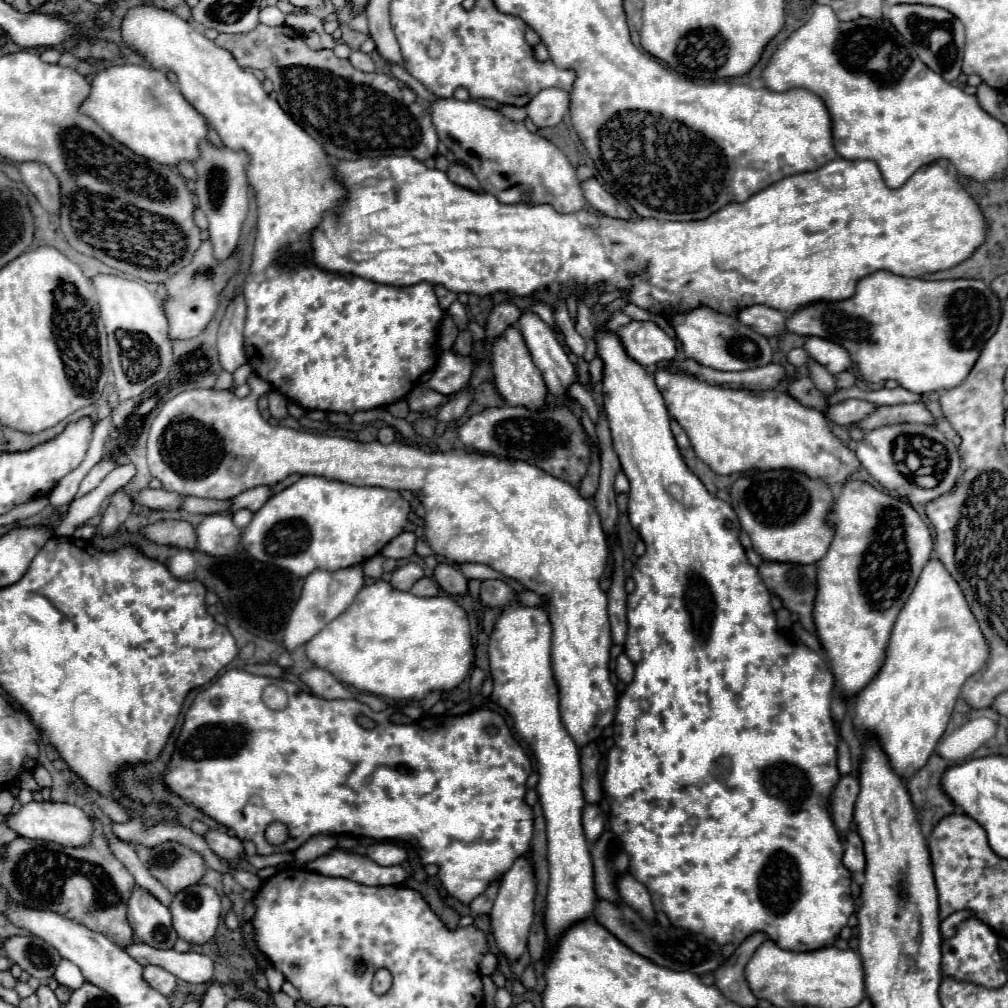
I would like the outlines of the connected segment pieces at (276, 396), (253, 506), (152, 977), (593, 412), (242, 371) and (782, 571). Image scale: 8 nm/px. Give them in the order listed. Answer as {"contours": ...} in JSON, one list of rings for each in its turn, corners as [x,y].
{"contours":[[[[274,390],[274,392],[270,392],[268,402],[270,402],[270,414],[274,418],[286,418],[288,416],[288,398],[284,394]]],[[[258,486],[258,488],[252,488],[252,490],[246,490],[242,494],[238,494],[236,498],[232,498],[232,504],[234,504],[234,510],[238,508],[248,508],[252,512],[260,510],[262,504],[270,498],[270,488],[268,486]]],[[[144,966],[144,980],[160,994],[172,994],[178,978],[160,966]]],[[[574,380],[572,386],[570,386],[566,392],[568,392],[570,398],[574,398],[574,400],[588,412],[590,420],[596,424],[596,422],[598,422],[598,416],[600,416],[600,408],[598,408],[598,404],[594,402],[594,398],[590,396],[590,392],[588,392],[578,380]]],[[[249,363],[240,366],[233,373],[233,385],[231,391],[234,391],[238,386],[241,386],[241,383],[245,383],[252,372],[253,370]]],[[[764,560],[758,566],[758,574],[768,590],[772,590],[790,612],[798,614],[800,624],[808,632],[814,632],[812,608],[816,596],[816,566]]]]}

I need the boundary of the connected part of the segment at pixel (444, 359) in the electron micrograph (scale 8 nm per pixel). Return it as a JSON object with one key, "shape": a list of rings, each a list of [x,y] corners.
{"shape":[[[452,350],[442,352],[442,356],[438,358],[438,364],[434,368],[434,374],[428,382],[424,382],[424,386],[452,396],[454,392],[458,392],[460,388],[464,388],[474,372],[474,358],[470,356],[458,356]]]}

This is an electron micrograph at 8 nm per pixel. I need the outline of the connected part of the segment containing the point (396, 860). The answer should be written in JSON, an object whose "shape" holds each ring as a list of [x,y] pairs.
{"shape":[[[374,842],[366,848],[366,856],[370,856],[380,866],[392,866],[402,864],[406,860],[406,848],[404,844],[396,842]]]}

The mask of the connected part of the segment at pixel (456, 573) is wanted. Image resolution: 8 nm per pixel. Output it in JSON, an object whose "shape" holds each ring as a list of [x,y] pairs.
{"shape":[[[444,562],[438,564],[434,568],[434,578],[446,594],[456,596],[456,594],[464,594],[468,590],[468,580],[464,578],[464,574],[450,564],[444,564]]]}

